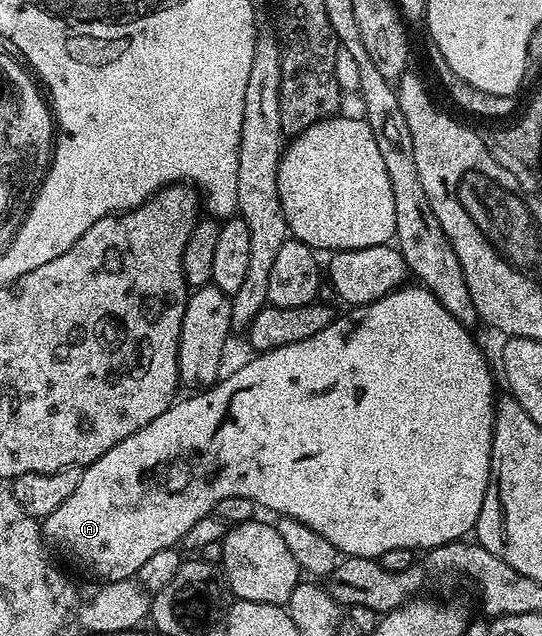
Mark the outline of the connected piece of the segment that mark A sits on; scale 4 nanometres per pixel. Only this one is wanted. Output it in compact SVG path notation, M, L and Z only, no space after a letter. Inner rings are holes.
M417 283L406 284L394 293L383 295L378 301L350 308L348 312L349 314L346 317L341 317L341 315L334 316L332 323L327 327L323 327L323 331L319 331L319 335L311 335L311 339L299 339L299 343L291 343L287 347L266 349L258 352L256 355L253 355L257 357L251 358L246 365L239 366L230 377L228 375L222 376L216 385L206 388L204 391L194 392L192 394L194 397L189 397L186 401L181 401L182 399L174 400L169 409L163 411L163 415L159 415L159 419L155 419L147 427L135 431L135 435L127 435L127 439L123 439L123 443L115 443L115 447L111 447L111 451L107 451L107 455L99 455L99 459L95 459L90 465L84 466L75 491L71 491L71 495L67 495L67 499L63 503L59 503L59 507L55 507L55 511L50 517L44 518L43 536L46 542L54 550L57 548L63 556L73 556L79 564L86 565L95 576L102 577L100 579L102 582L128 581L140 574L143 563L147 563L147 559L151 559L151 555L155 555L155 551L172 549L178 543L181 543L184 536L187 535L187 531L191 527L194 527L195 523L199 522L199 519L212 514L216 510L218 503L228 497L251 499L262 510L270 509L273 515L291 517L307 523L307 527L311 527L313 531L319 531L319 535L323 535L323 539L329 540L330 543L335 543L335 547L345 557L372 557L380 559L383 551L395 551L395 547L407 547L414 551L428 551L440 545L451 543L452 541L460 541L468 538L474 532L477 520L479 519L479 511L483 507L483 495L489 486L489 460L491 459L491 443L493 442L495 392L493 393L493 373L489 370L489 361L485 358L484 351L477 346L476 339L469 334L472 332L466 326L461 325L459 319L455 319L455 315L451 315L446 311L443 303L439 303L439 299L435 299L435 295L431 295L429 289Z

